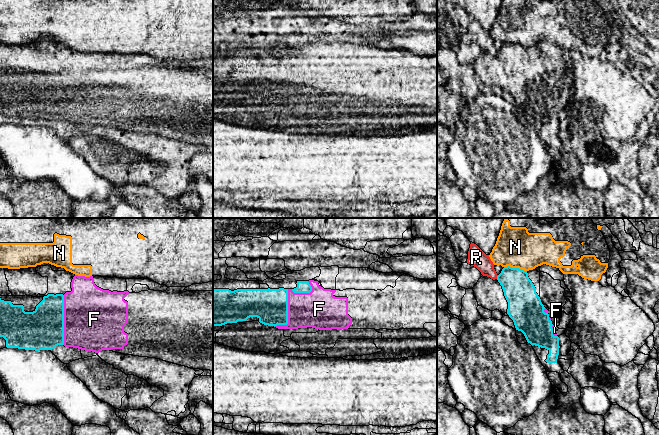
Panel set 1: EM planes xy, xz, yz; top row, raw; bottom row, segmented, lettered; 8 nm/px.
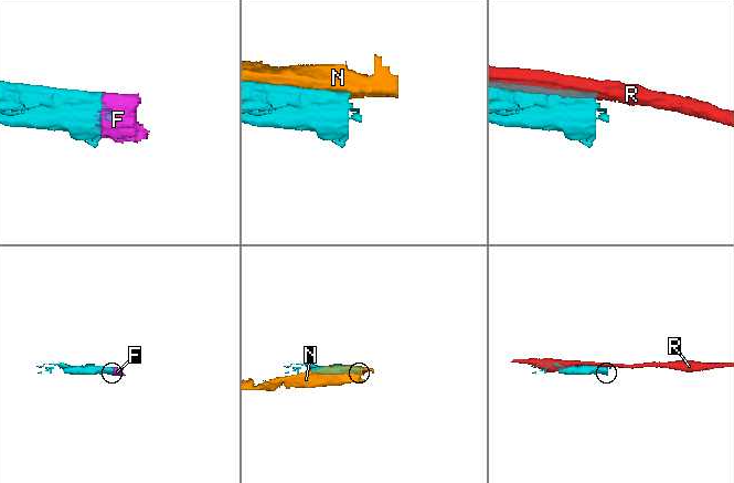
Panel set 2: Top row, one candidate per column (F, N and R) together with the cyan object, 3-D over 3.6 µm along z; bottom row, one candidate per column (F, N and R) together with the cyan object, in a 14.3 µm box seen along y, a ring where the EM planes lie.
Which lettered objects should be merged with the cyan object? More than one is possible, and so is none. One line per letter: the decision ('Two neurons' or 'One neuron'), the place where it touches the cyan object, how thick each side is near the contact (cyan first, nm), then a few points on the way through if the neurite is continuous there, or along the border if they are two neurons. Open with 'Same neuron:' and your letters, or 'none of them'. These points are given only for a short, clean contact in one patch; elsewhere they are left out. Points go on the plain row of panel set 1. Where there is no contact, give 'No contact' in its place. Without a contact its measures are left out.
Same neuron: F
F: One neuron. Touches cyan at xy (63, 96). Thickness 340 nm (cyan) against 500 nm
N: Two neurons. Touches cyan at yz (515, 44). Thickness 260 nm (cyan) against 320 nm
R: Two neurons. Touches cyan at yz (497, 53). Thickness 260 nm (cyan) against 140 nm

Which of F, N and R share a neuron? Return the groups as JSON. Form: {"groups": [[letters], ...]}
{"groups": [["F"], ["N"], ["R"]]}

